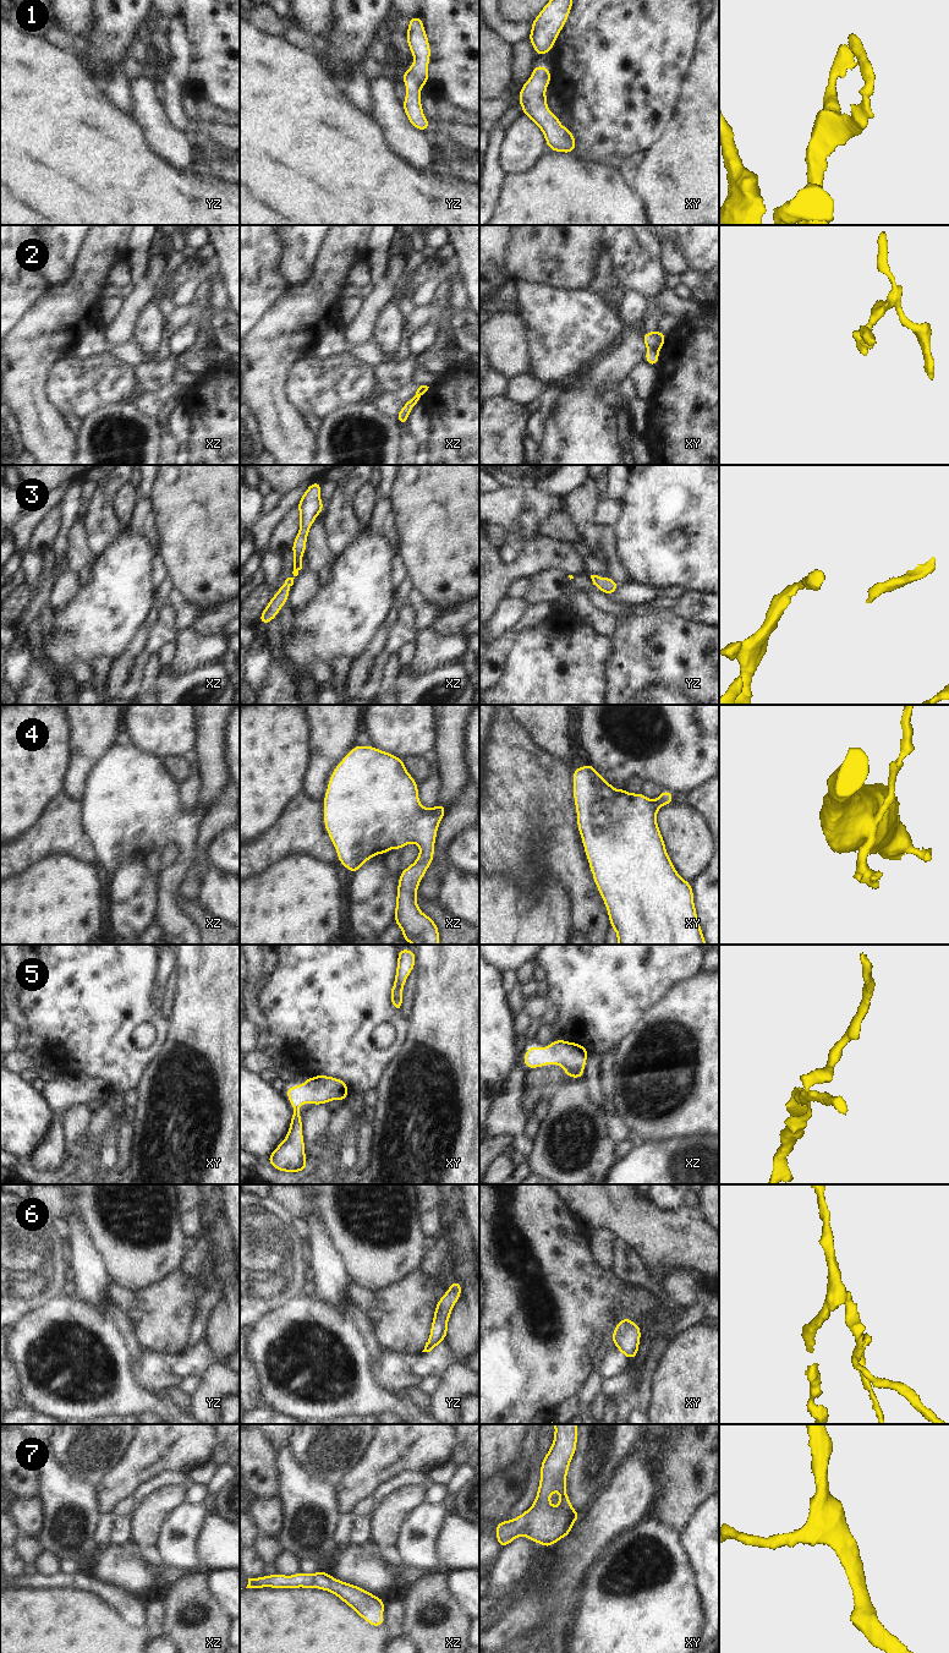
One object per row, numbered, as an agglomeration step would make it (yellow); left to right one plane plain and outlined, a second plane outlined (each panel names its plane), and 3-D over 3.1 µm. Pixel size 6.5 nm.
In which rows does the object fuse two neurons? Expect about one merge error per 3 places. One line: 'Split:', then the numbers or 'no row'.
Split: 2

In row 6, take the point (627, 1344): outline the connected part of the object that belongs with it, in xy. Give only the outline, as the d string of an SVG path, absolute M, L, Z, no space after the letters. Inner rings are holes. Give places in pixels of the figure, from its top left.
M631 1317L620 1319L613 1330L613 1345L627 1358L633 1359L638 1354L641 1342L641 1324L635 1324Z

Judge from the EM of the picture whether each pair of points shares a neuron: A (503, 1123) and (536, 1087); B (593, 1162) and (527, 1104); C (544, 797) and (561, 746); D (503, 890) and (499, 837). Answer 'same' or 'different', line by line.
A: different
B: different
C: different
D: different

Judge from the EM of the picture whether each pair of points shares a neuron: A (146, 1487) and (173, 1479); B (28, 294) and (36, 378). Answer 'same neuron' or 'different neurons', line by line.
A: same neuron
B: different neurons

